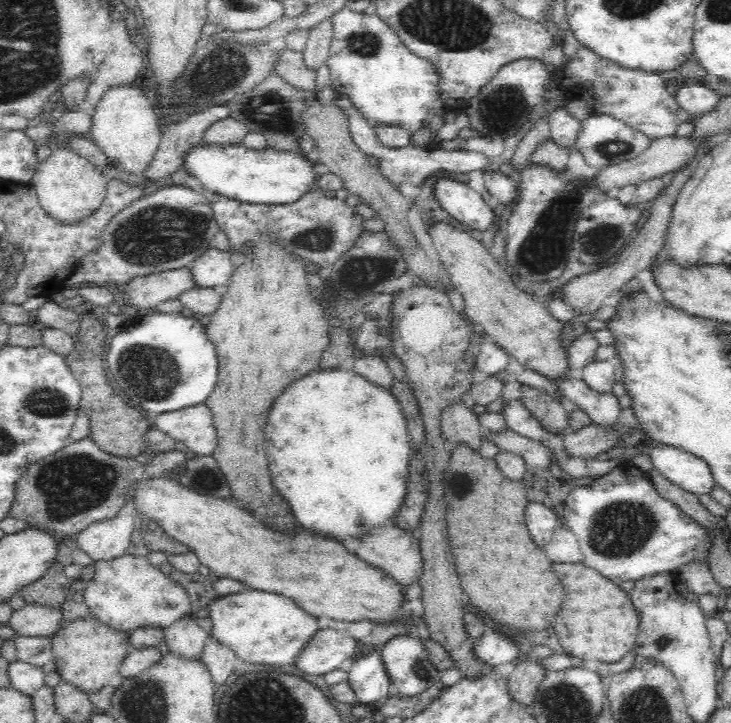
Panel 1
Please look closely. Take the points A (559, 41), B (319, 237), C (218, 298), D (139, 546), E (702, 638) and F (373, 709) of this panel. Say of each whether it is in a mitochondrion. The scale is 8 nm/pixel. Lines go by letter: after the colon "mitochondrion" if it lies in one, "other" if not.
A: other
B: mitochondrion
C: other
D: other
E: other
F: other

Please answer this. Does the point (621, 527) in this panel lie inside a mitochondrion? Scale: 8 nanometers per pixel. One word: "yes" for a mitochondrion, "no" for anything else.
yes

